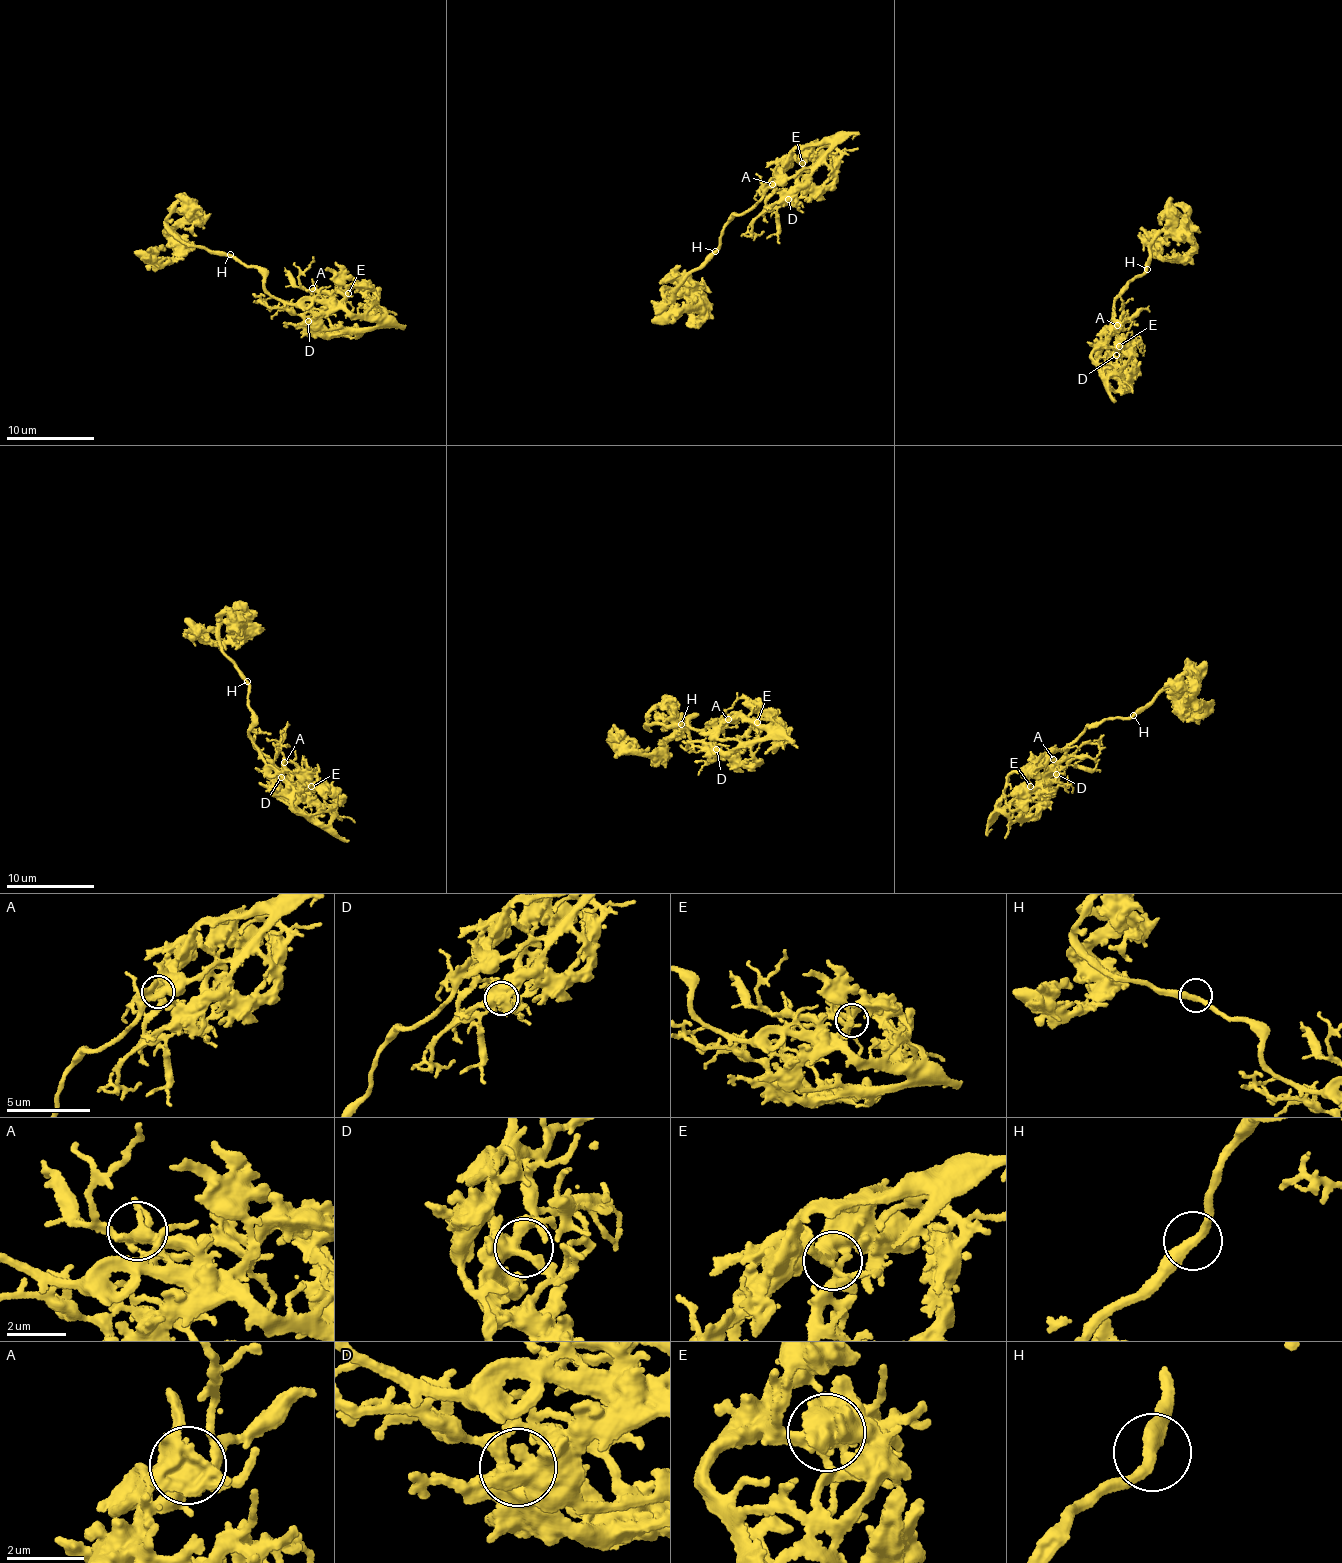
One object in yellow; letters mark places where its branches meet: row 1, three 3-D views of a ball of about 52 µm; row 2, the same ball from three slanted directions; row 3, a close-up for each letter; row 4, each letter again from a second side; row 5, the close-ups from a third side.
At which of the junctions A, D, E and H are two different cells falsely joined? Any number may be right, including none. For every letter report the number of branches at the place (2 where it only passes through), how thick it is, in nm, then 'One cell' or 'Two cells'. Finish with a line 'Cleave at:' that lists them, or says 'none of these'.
A: Branches: 3. Thickness 320 nm. One cell
D: Branches: 3. Thickness 320 nm. One cell
E: Branches: 4. Thickness 300 nm. One cell
H: Branches: 2. Thickness 320 nm. One cell
Cleave at: none of these

